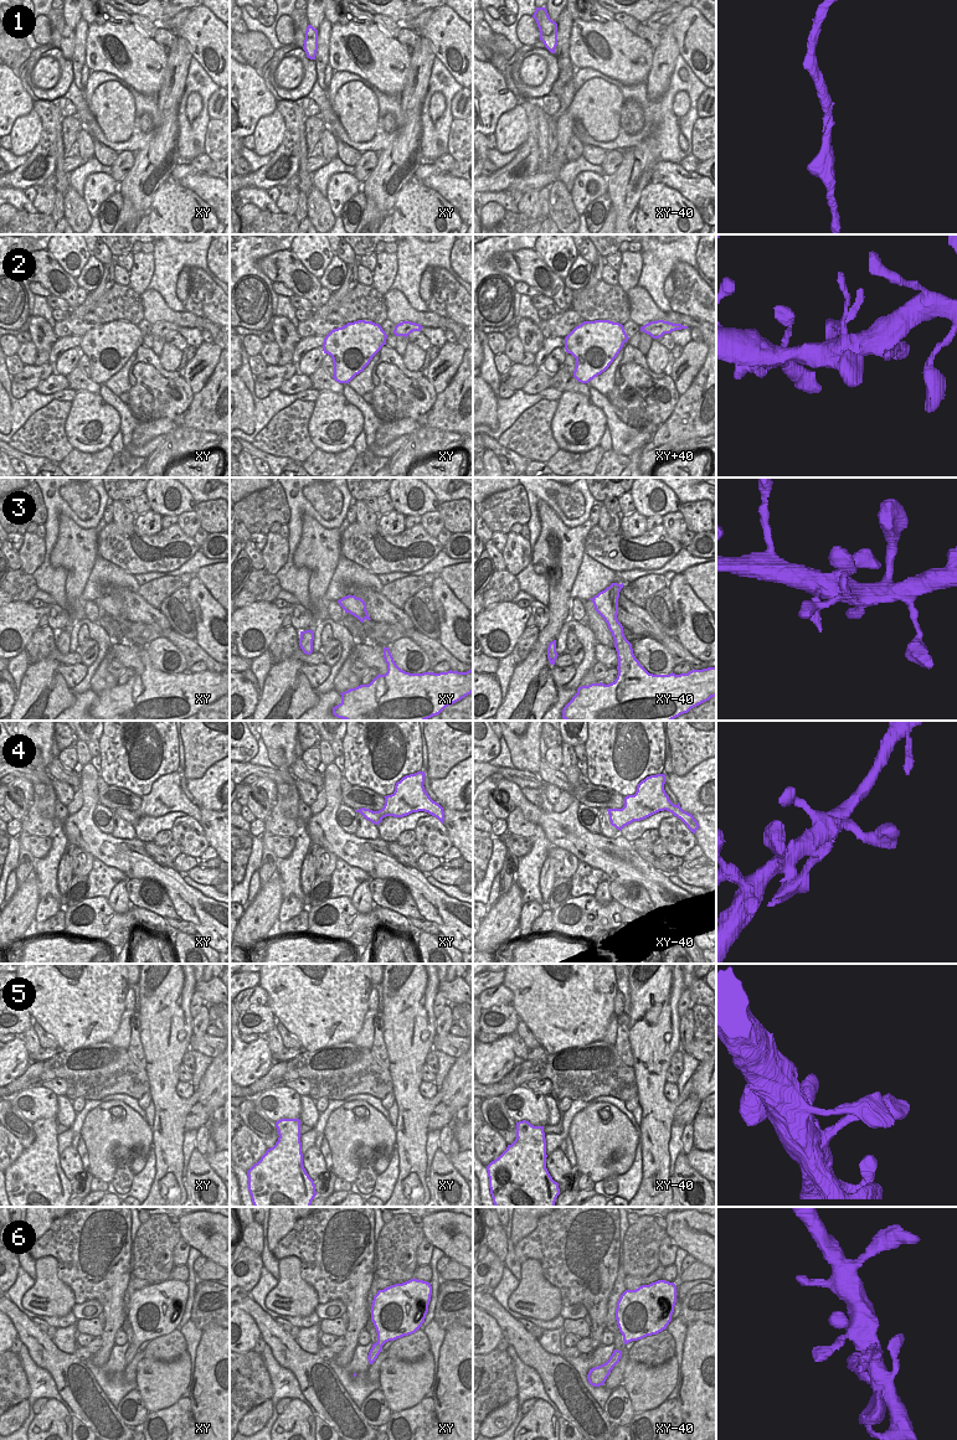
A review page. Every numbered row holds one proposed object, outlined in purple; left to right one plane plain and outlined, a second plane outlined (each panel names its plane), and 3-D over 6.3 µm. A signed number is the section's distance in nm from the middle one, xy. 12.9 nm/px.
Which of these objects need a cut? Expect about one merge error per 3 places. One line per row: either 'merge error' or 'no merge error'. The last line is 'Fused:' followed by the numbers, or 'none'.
1: no merge error
2: merge error
3: no merge error
4: no merge error
5: no merge error
6: no merge error
Fused: 2

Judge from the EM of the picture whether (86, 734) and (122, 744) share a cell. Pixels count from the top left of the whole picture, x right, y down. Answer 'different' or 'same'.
different

